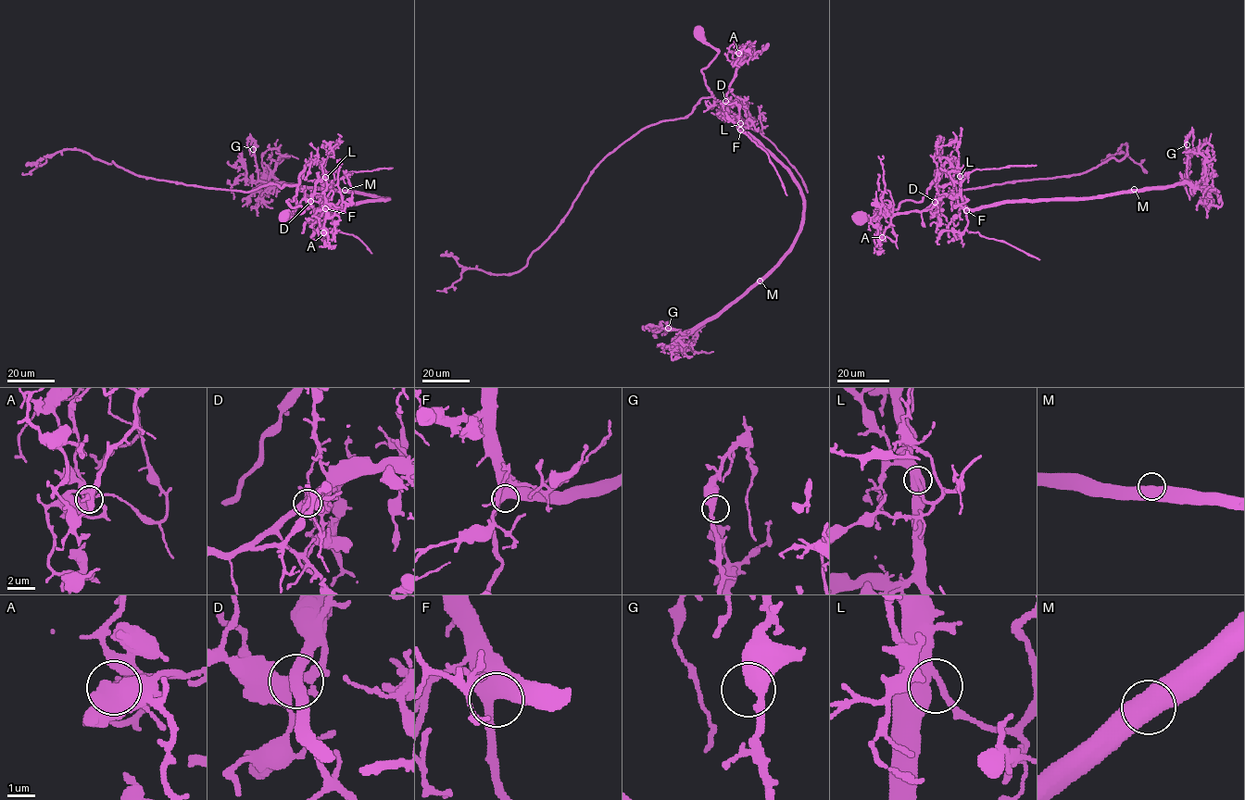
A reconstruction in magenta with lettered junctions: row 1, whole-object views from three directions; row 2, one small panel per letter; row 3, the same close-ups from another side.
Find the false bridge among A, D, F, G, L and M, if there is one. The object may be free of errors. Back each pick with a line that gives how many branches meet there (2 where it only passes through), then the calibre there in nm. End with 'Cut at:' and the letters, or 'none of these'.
A: branches 2; calibre 400 nm
Cut at: A

